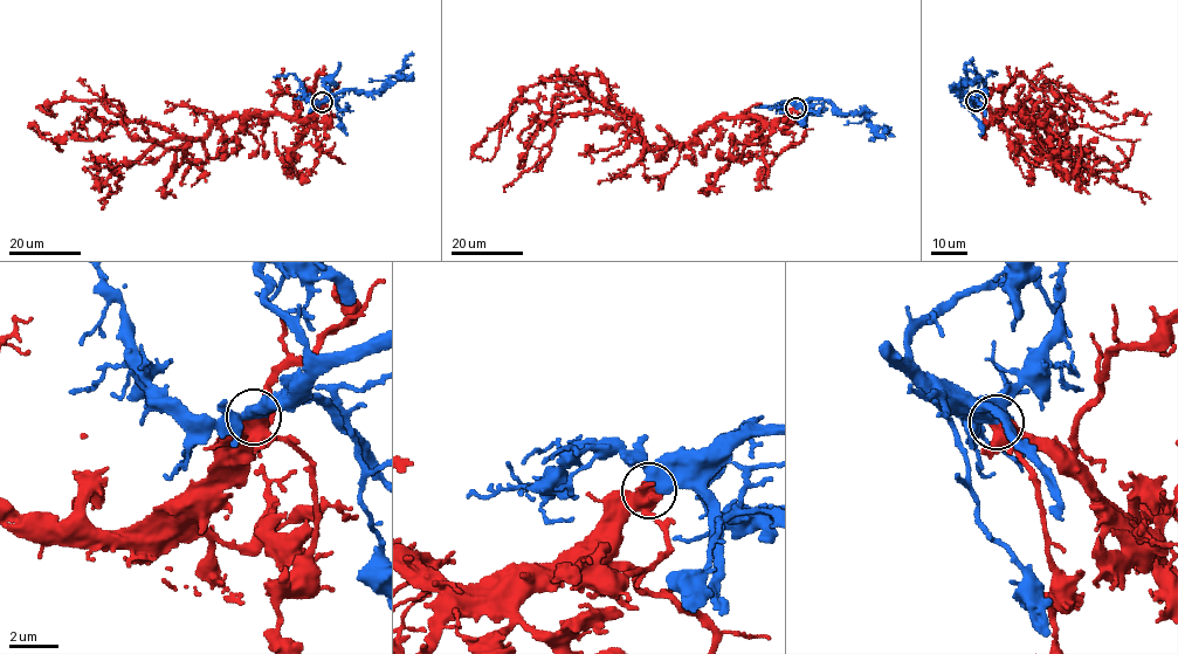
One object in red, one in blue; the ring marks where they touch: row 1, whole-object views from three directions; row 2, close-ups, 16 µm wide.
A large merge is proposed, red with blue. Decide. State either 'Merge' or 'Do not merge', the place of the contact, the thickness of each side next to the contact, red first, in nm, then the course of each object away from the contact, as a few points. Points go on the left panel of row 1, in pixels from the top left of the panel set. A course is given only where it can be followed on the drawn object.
Merge. Place: (322, 102). Thickness 550 nm (red) against 480 nm. Course of red: (322, 103), (303, 118), (227, 117), (193, 139), (146, 122), (52, 140), (30, 126), (50, 133). Course of blue: (322, 103), (356, 89), (377, 93), (398, 74), (412, 52)

